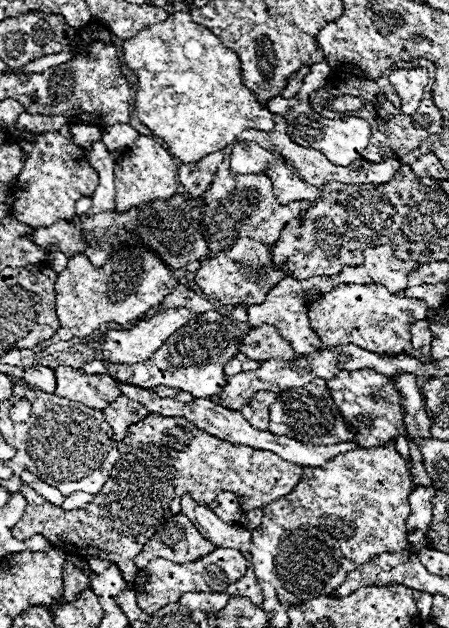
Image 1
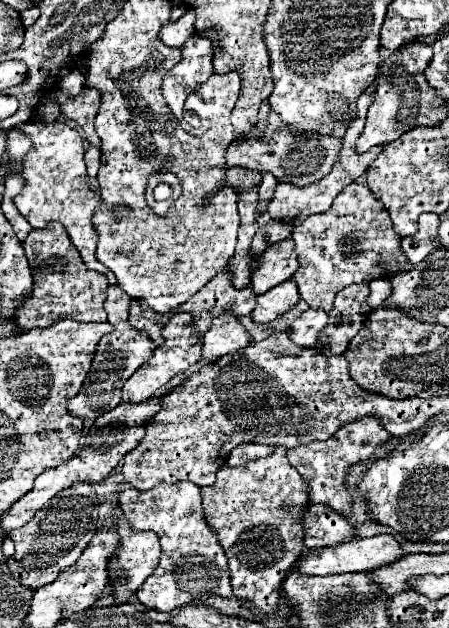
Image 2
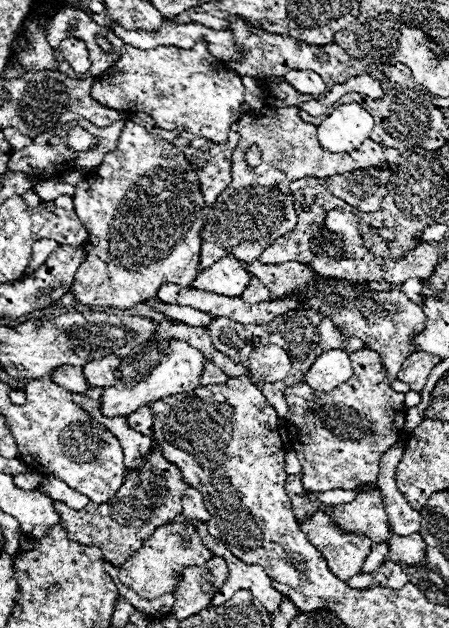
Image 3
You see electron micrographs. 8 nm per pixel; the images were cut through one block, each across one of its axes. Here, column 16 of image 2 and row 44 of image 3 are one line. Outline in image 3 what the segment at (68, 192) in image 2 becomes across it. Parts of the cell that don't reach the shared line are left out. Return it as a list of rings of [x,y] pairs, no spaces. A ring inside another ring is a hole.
[[[198,40],[190,50],[176,46],[140,50],[126,44],[120,60],[96,78],[92,98],[106,108],[146,112],[164,130],[184,130],[198,138],[224,144],[228,142],[232,122],[242,116],[244,86],[236,72],[210,54],[206,40]]]

